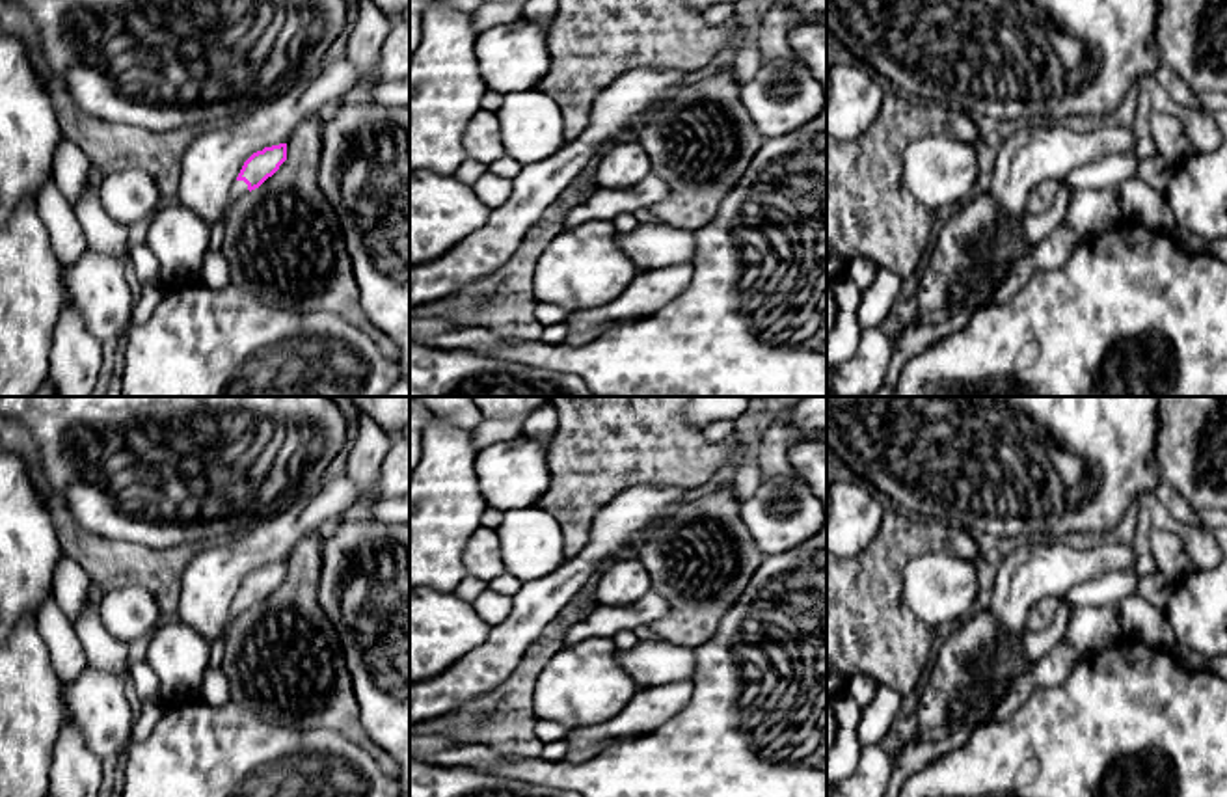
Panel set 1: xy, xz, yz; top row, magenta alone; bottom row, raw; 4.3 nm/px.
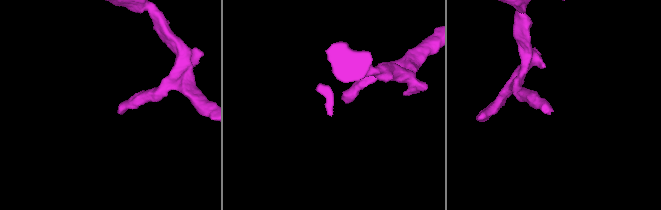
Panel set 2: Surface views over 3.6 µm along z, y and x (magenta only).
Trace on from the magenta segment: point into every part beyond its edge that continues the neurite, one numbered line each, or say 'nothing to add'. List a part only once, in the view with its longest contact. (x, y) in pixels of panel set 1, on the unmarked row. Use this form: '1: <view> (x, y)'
1: xy (239, 606)

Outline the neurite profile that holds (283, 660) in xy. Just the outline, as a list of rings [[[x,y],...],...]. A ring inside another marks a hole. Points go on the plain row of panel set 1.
[[[303,538],[287,559],[287,577],[259,605],[233,618],[225,628],[222,672],[229,680],[231,700],[253,715],[300,728],[328,728],[367,750],[382,771],[398,777],[398,763],[363,730],[354,682],[335,628],[318,603],[322,540]]]

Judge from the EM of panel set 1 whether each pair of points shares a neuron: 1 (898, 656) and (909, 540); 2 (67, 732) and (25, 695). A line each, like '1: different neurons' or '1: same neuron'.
1: same neuron
2: different neurons

